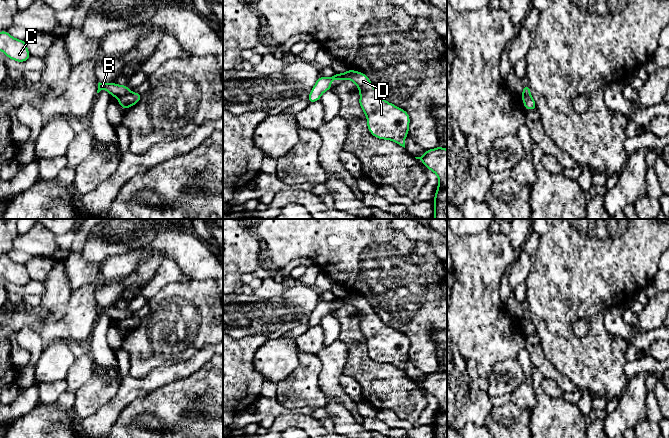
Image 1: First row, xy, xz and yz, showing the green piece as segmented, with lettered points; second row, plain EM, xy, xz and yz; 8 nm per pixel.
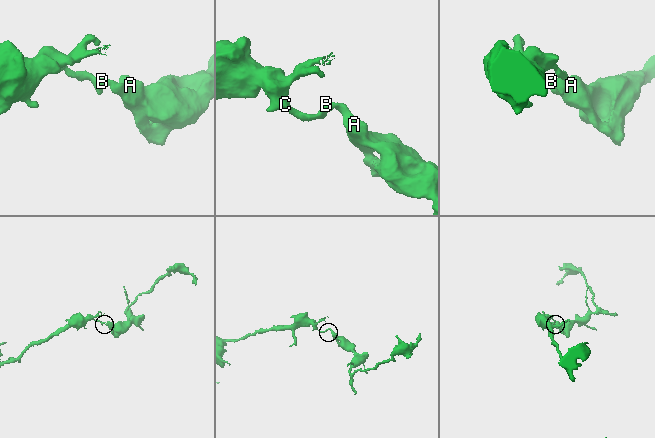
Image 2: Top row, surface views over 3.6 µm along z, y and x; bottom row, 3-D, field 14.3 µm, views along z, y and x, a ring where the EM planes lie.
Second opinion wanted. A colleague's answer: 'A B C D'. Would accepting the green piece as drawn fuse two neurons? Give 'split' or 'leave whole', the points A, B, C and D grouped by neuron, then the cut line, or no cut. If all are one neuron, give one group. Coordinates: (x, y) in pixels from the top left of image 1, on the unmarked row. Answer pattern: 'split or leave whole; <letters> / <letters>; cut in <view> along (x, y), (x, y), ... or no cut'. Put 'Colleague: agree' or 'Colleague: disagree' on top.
Colleague: disagree
split; A D / B C; cut in xy along (130, 315), (118, 322)

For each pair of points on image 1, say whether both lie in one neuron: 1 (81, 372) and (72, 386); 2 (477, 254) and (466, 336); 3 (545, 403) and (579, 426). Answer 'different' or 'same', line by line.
1: same
2: same
3: same

